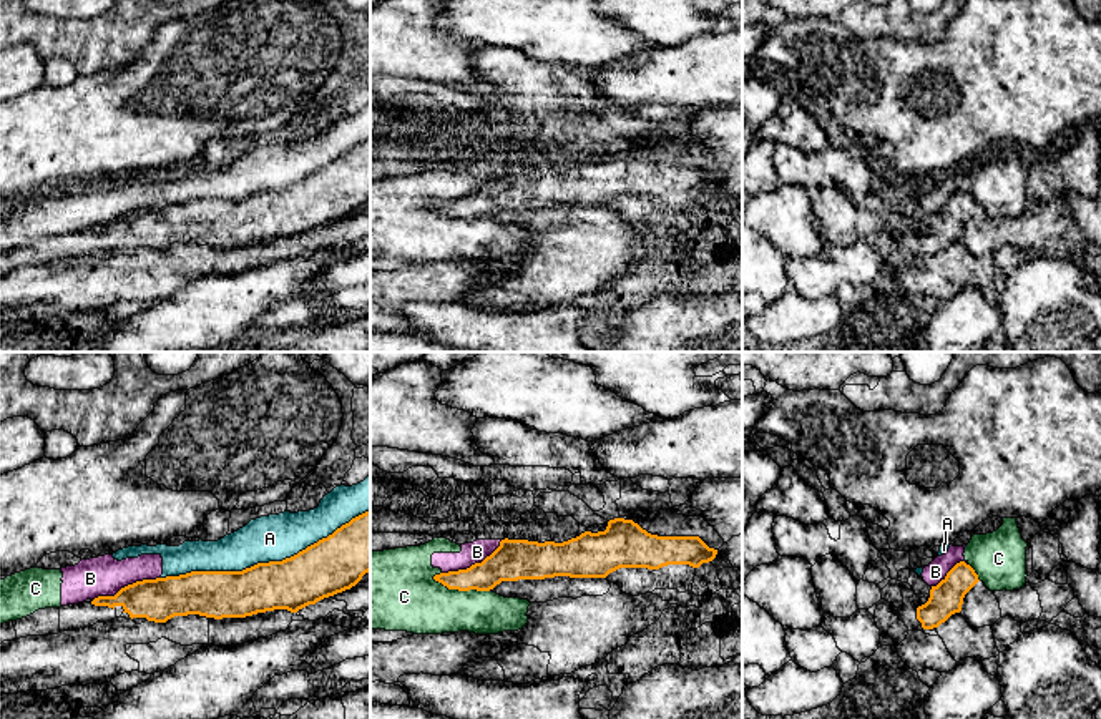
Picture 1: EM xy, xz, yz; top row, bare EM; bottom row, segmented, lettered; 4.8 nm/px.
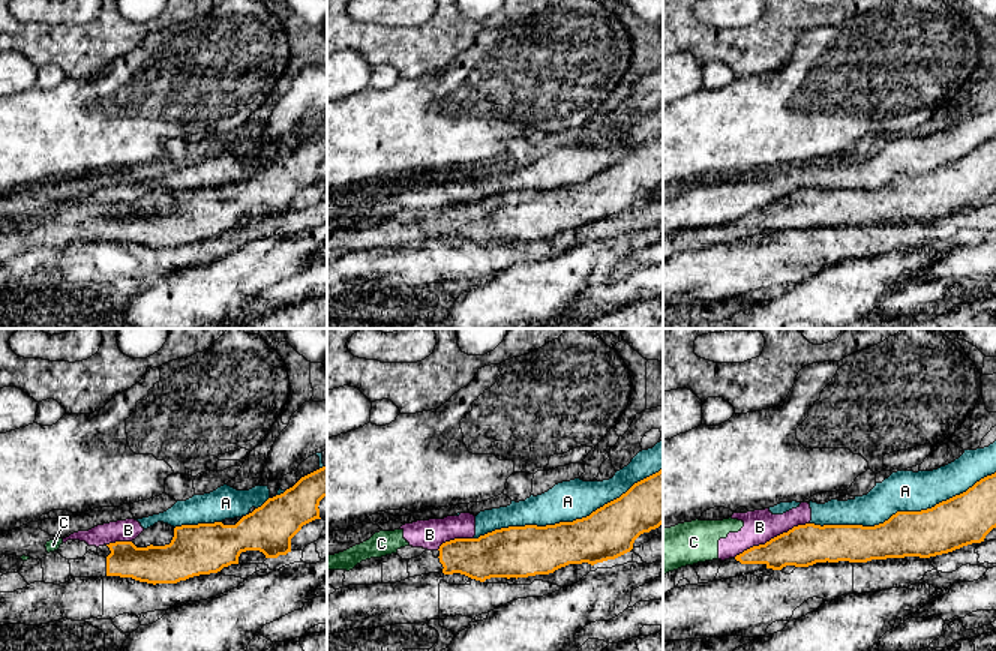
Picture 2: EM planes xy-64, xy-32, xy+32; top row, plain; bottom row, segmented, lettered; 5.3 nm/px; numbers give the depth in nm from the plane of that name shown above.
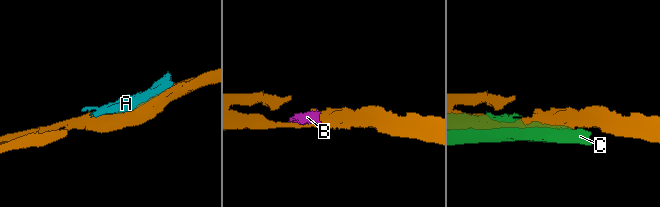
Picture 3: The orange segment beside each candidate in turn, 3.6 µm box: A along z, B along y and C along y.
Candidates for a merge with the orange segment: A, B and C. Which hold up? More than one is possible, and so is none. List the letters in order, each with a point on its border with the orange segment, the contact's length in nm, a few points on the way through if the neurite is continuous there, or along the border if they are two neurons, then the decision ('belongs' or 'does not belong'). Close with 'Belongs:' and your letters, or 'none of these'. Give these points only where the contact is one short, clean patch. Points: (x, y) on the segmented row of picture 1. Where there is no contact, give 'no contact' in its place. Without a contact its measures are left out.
A: xy (264, 563) | 1050 nm | does not belong
B: xy (125, 586) | 340 nm | does not belong
C: xz (460, 590) | 280 nm | does not belong
Belongs: none of these

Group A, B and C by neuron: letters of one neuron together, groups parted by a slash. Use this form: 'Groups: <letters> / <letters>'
Groups: A B C

